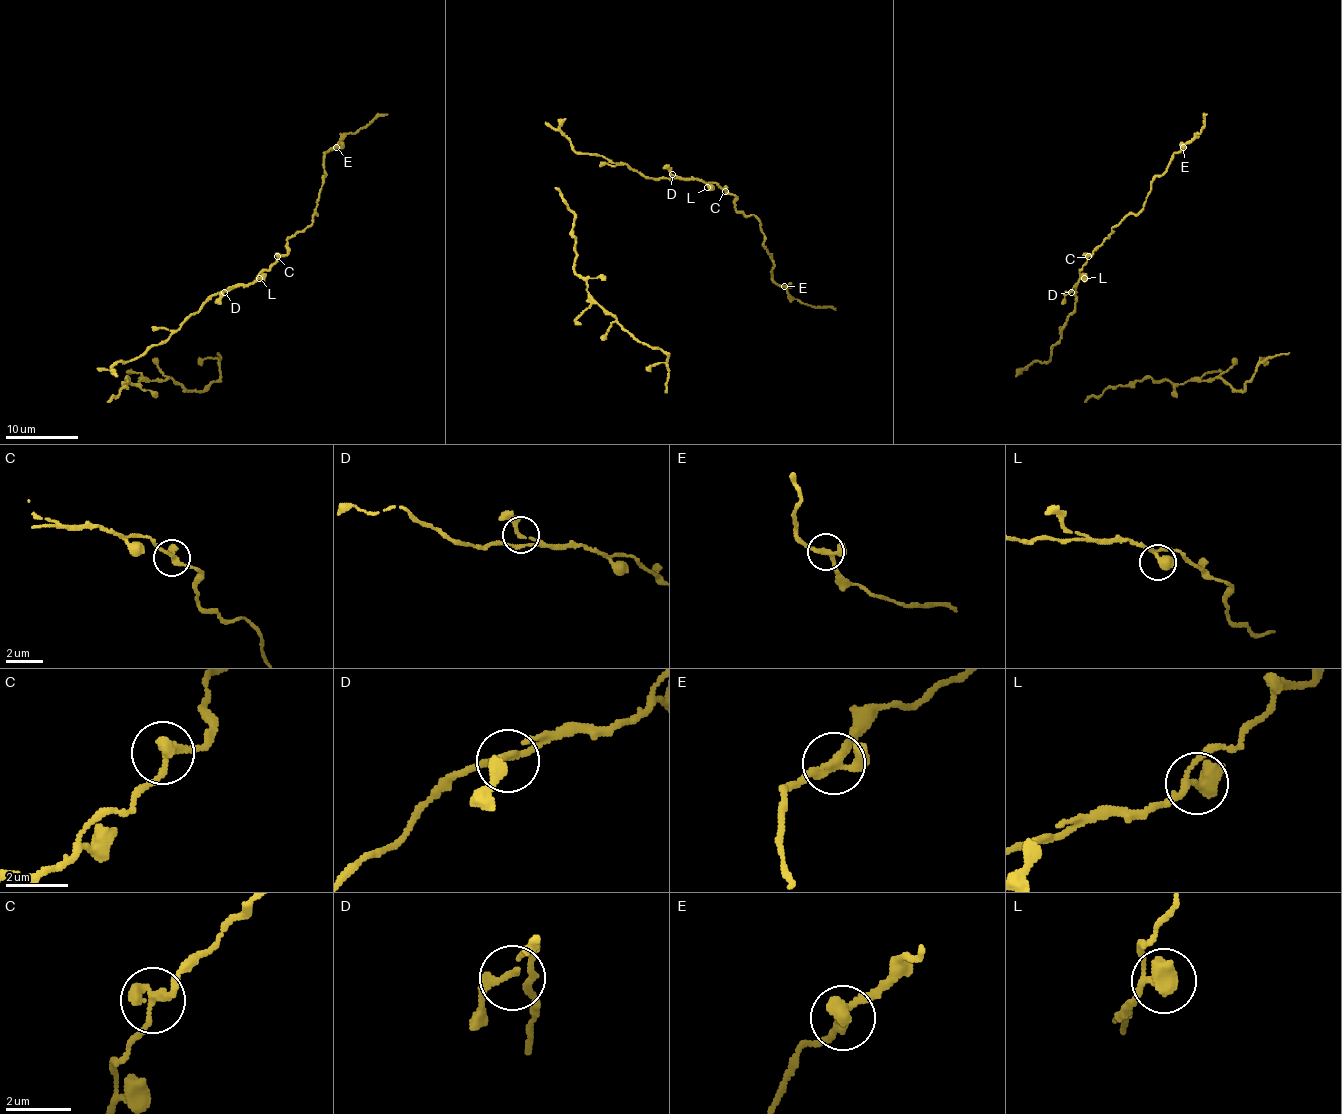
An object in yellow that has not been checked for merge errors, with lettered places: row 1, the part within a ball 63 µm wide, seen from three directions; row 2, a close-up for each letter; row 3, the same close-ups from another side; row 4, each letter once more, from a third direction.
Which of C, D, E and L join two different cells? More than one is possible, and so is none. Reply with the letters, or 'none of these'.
none of these

